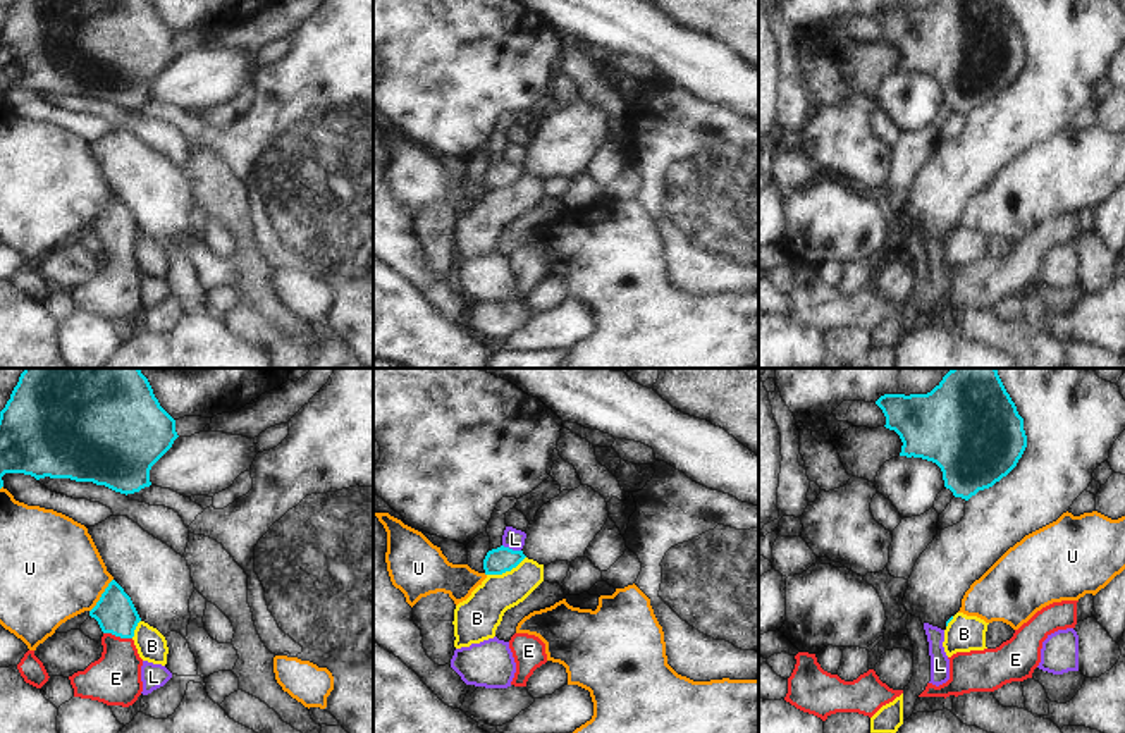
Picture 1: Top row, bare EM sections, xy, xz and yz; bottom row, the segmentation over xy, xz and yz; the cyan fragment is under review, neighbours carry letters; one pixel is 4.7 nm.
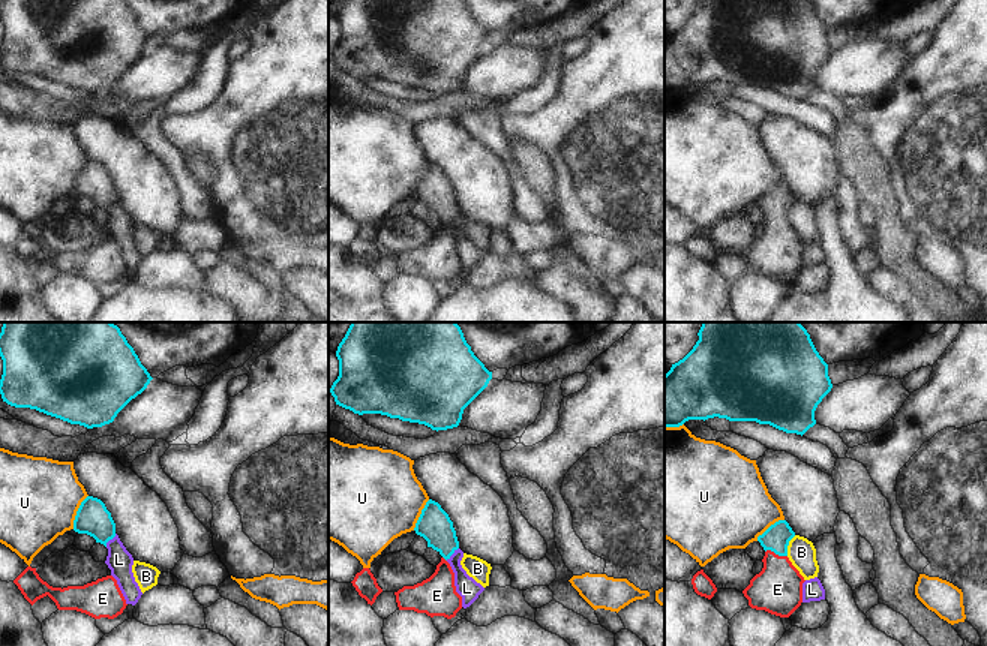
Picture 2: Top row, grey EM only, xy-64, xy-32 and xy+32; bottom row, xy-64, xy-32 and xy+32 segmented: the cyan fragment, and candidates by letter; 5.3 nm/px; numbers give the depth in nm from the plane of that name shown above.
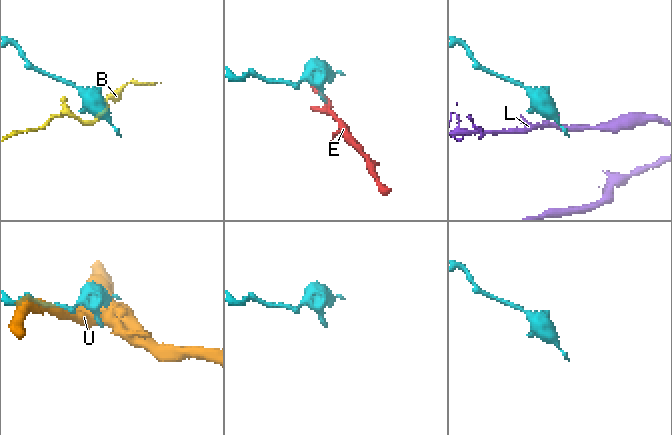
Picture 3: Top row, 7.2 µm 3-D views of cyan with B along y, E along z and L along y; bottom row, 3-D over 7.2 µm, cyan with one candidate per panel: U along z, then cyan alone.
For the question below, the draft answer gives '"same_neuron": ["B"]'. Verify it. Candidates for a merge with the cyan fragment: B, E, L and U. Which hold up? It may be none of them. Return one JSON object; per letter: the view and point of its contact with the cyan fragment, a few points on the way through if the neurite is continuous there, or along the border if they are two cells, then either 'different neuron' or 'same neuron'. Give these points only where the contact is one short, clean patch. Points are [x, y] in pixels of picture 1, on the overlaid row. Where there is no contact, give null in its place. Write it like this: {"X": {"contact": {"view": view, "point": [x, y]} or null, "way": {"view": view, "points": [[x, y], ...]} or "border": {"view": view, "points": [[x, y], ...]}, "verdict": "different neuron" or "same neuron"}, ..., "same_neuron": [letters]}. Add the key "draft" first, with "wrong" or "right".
{"draft": "wrong", "B": {"contact": {"view": "xz", "point": [506, 570]}, "border": {"view": "xz", "points": [[525, 556], [510, 570], [487, 575]]}, "verdict": "different neuron"}, "E": {"contact": {"view": "xy", "point": [117, 635]}, "way": {"view": "xy", "points": [[116, 613], [117, 635], [116, 678]]}, "verdict": "same neuron"}, "L": {"contact": {"view": "xz", "point": [511, 549]}, "verdict": "different neuron"}, "U": {"contact": {"view": "xy", "point": [102, 596]}, "verdict": "different neuron"}, "same_neuron": ["E"]}

